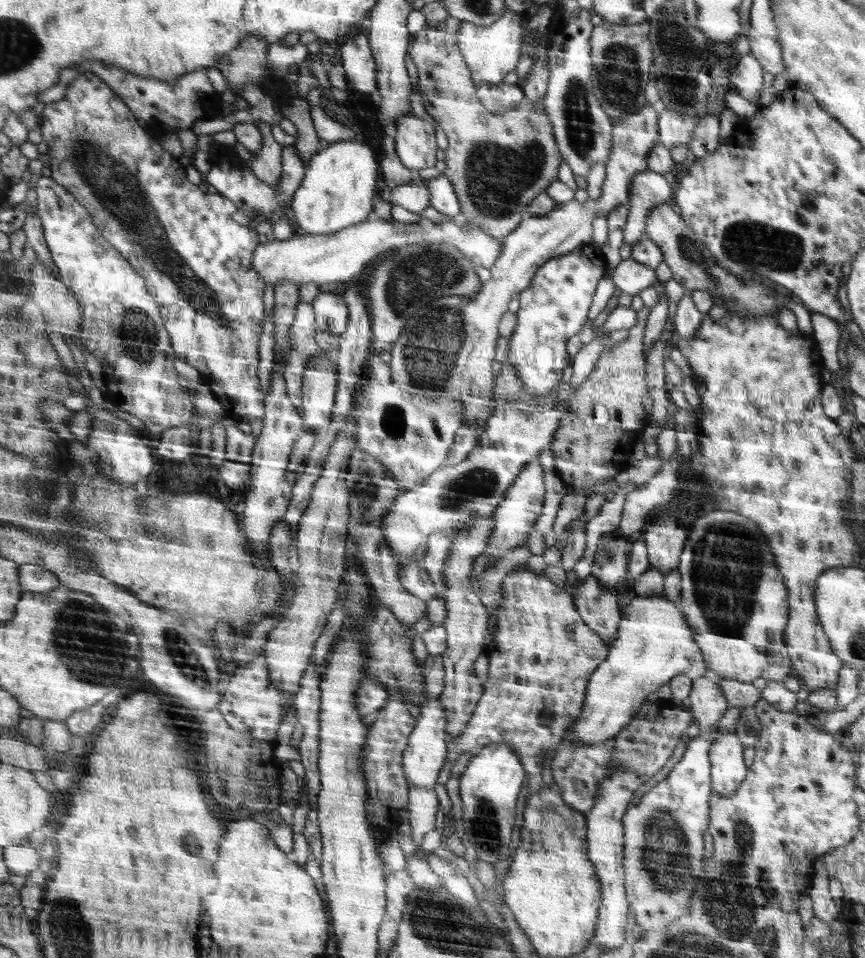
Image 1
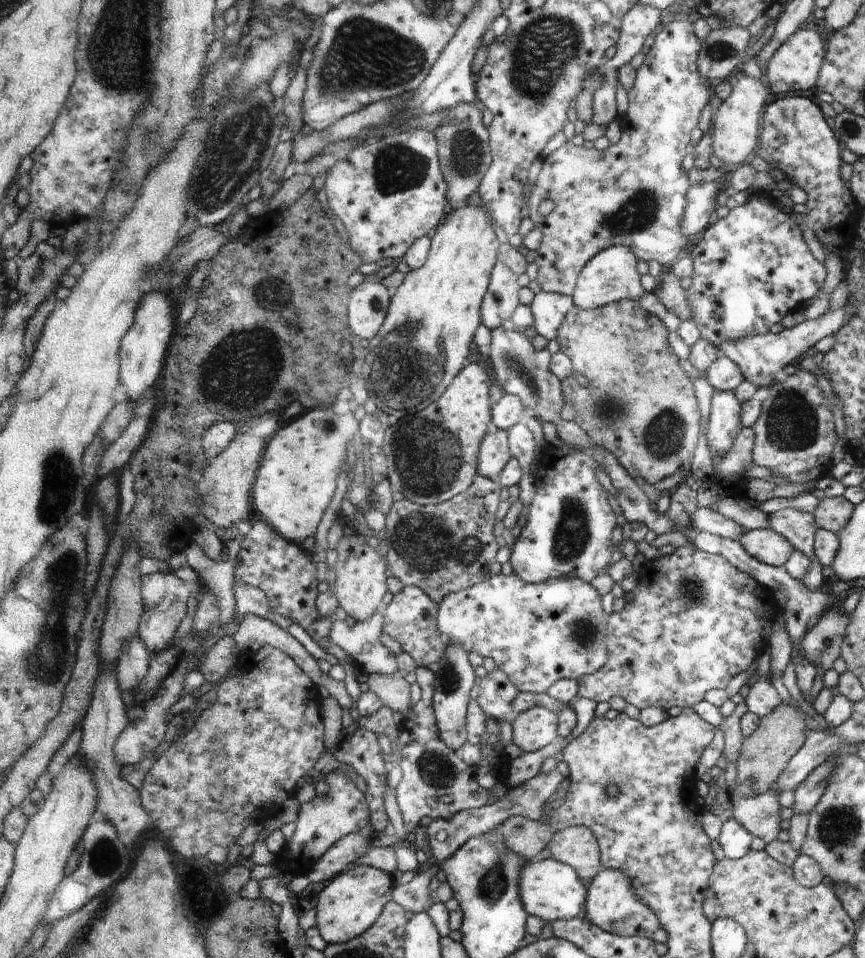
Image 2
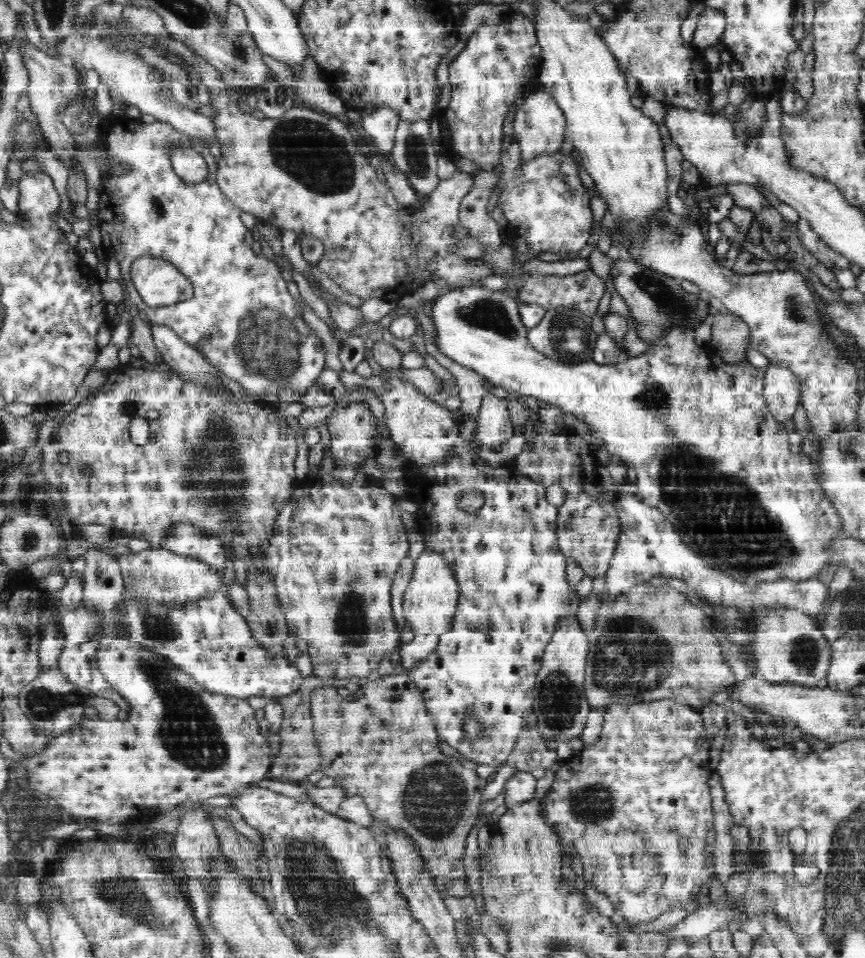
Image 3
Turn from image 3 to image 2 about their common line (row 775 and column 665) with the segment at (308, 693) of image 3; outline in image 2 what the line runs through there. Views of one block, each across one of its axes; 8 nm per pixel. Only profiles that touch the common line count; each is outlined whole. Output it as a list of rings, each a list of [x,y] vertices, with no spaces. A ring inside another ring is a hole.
[[[649,262],[649,274],[655,278],[653,296],[657,298],[657,302],[669,314],[675,314],[681,322],[691,320],[693,312],[689,310],[689,302],[687,302],[685,290],[679,286],[679,278],[675,278],[675,274],[671,270],[661,268],[655,262]]]

